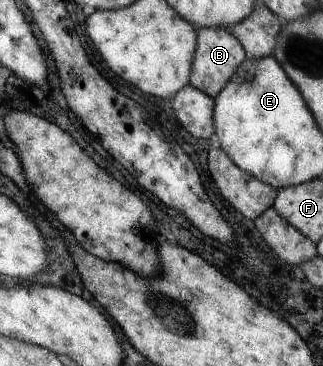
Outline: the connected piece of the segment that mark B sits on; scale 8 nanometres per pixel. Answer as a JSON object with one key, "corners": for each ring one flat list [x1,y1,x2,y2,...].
{"corners":[[203,28,197,29,198,47,194,57,193,69,190,73,190,84,204,91,215,99,233,77,238,67,246,61,246,50,242,42,229,29]]}

